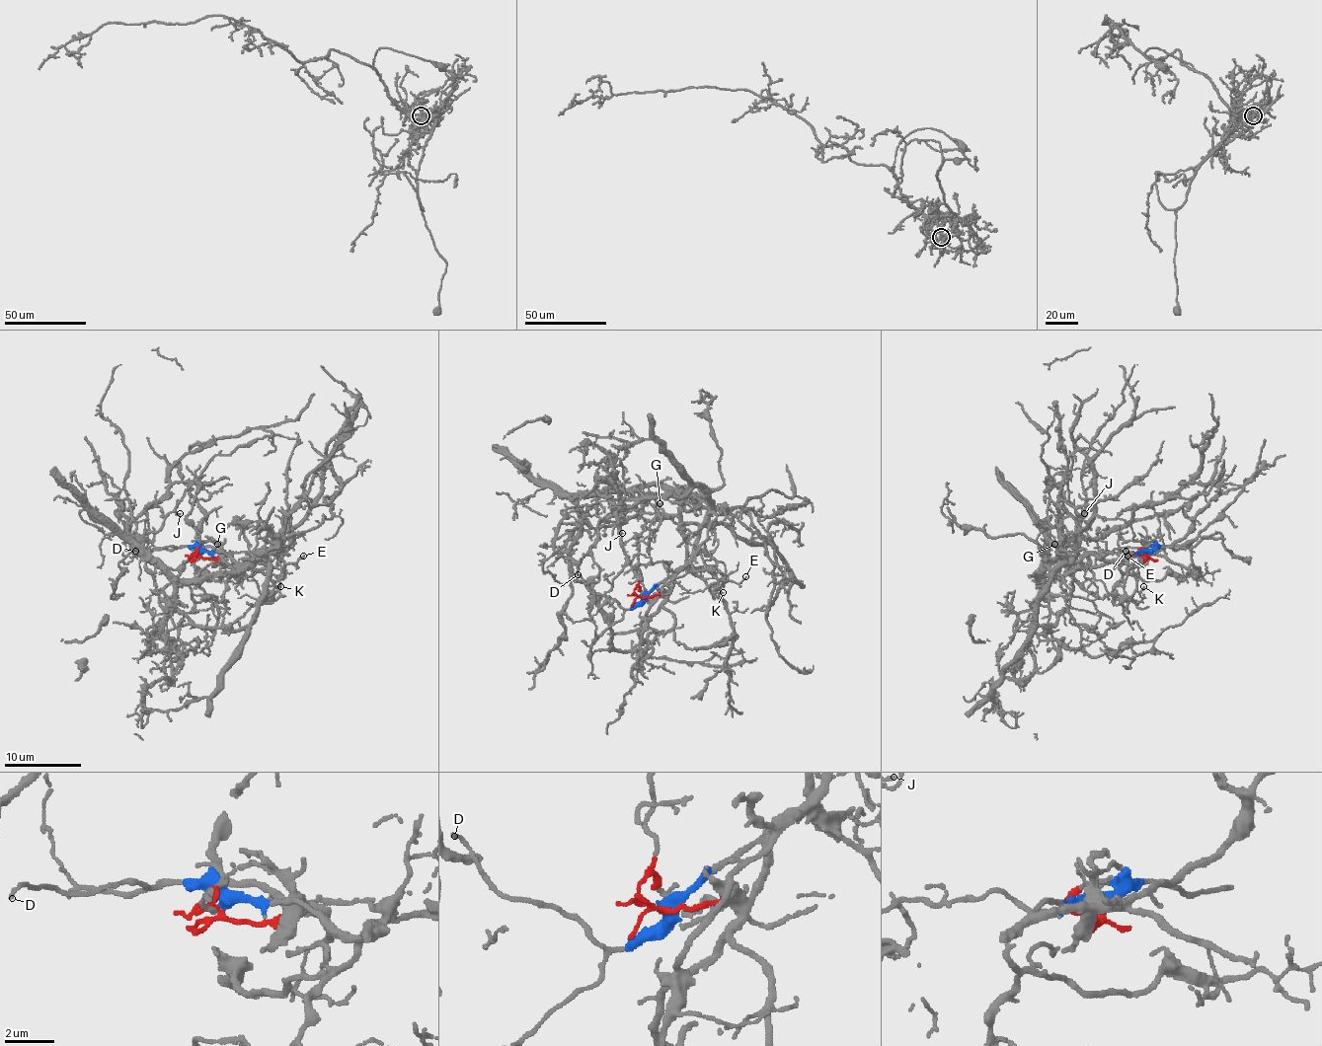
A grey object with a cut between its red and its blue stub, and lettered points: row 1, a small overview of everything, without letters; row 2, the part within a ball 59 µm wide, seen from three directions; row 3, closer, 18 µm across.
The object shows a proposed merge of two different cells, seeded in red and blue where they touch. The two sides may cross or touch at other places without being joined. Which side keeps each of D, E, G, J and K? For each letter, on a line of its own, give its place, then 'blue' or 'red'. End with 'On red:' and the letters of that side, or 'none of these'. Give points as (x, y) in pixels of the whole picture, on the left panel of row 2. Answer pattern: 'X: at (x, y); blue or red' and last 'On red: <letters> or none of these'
D: at (135, 551); blue
E: at (303, 556); blue
G: at (217, 544); red
J: at (180, 513); red
K: at (280, 586); blue
On red: G, J

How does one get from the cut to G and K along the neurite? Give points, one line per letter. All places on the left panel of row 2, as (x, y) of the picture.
G: (197, 556), (192, 556), (195, 556), (195, 550), (201, 558), (211, 558), (217, 544)
K: (197, 554), (224, 552), (240, 562), (250, 562), (274, 554), (284, 562), (276, 591), (280, 586)

